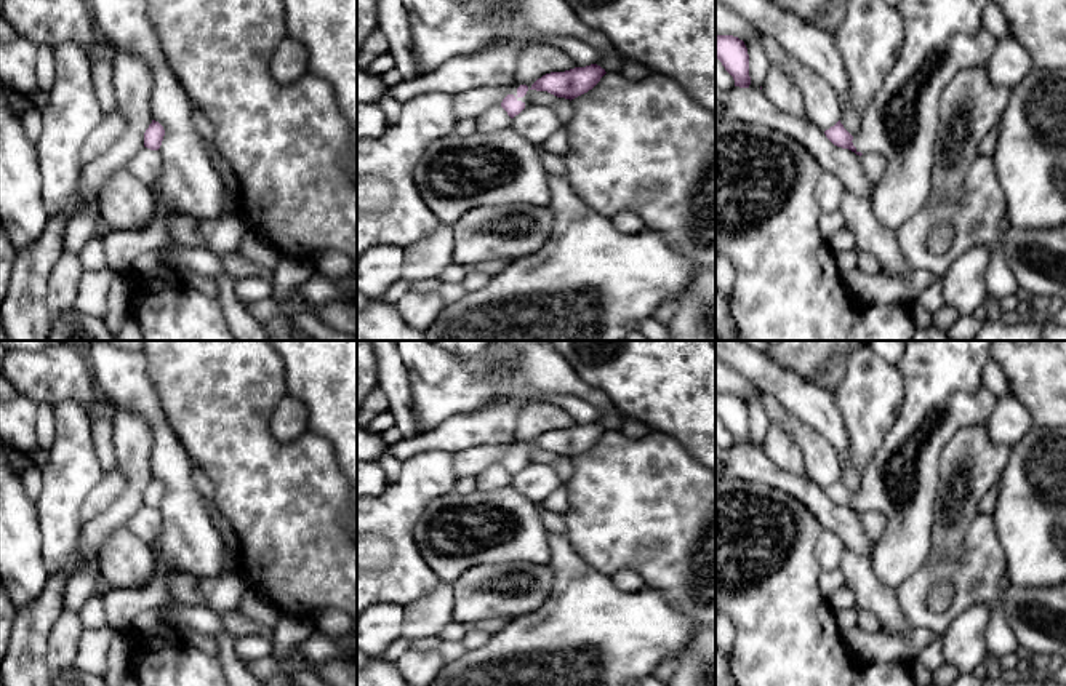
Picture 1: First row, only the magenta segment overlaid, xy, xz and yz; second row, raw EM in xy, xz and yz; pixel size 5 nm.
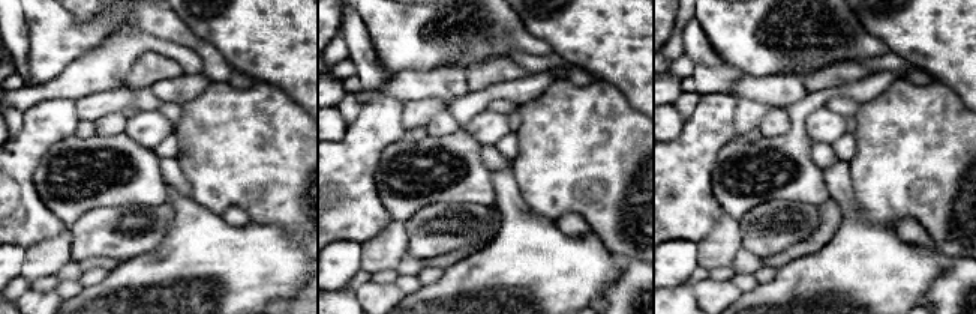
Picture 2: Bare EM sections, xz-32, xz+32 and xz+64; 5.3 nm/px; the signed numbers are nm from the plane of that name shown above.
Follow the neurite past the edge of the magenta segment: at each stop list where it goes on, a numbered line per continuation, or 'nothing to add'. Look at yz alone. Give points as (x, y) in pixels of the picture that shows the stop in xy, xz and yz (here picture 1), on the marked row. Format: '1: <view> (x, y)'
1: yz (941, 37)

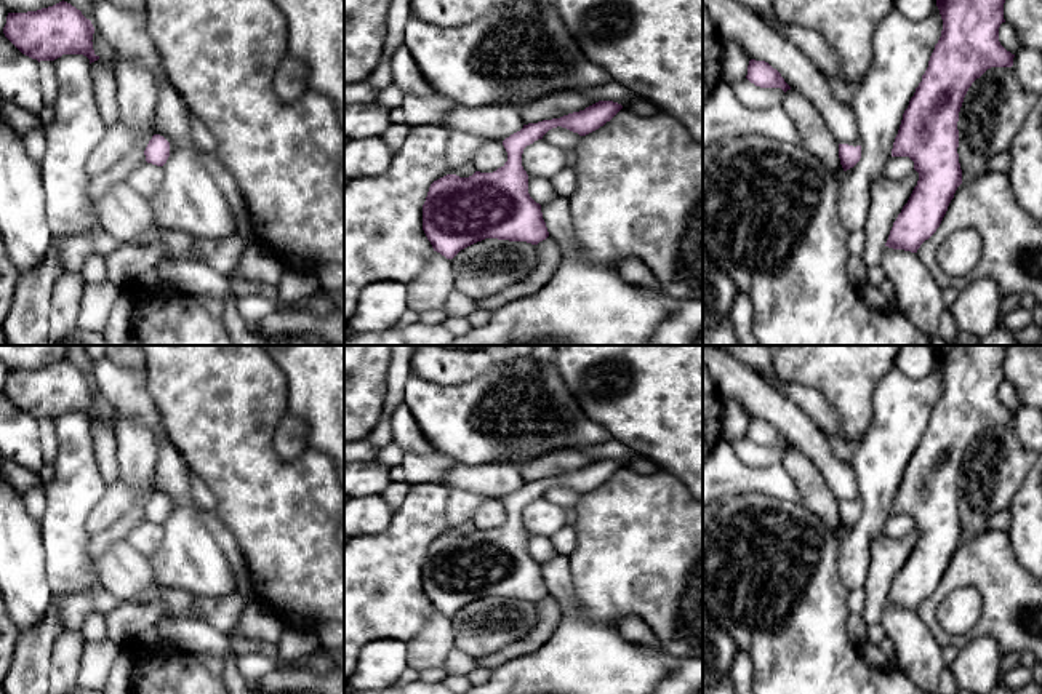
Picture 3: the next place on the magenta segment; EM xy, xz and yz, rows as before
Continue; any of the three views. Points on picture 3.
nothing to add

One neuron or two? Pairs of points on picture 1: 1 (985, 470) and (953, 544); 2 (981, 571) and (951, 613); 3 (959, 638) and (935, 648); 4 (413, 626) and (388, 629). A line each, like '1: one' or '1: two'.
1: one
2: one
3: two
4: two

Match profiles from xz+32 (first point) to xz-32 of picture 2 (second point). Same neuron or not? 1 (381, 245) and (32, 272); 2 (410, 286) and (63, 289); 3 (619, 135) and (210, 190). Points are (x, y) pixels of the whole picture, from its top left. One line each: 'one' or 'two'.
1: one
2: one
3: one

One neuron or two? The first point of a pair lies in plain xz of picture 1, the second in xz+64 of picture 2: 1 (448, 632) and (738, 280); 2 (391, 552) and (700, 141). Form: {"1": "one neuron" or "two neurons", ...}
{"1": "two neurons", "2": "one neuron"}

